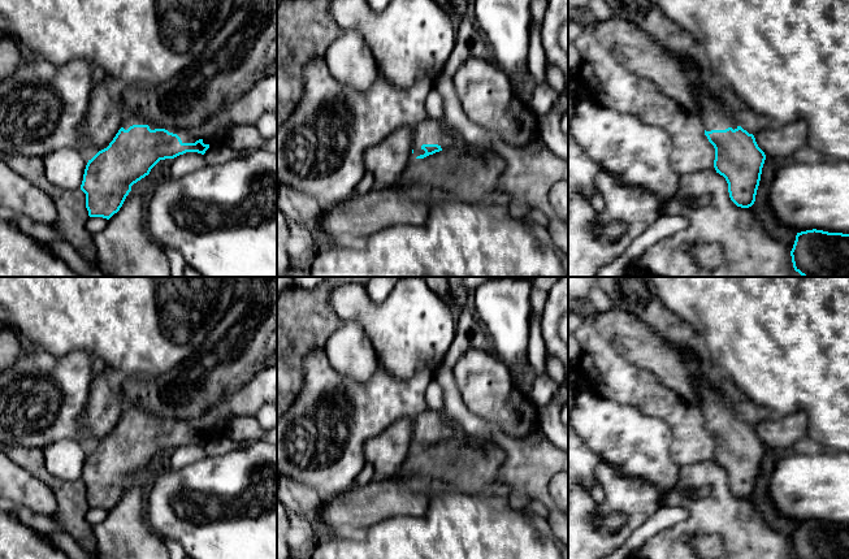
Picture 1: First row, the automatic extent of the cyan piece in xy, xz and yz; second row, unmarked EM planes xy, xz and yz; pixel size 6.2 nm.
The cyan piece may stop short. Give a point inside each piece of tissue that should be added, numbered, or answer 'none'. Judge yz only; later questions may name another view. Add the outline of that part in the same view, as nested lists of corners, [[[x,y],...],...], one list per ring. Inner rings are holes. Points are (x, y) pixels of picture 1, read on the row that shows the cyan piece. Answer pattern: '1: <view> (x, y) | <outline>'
1: yz (713, 113) | [[[702,99],[701,110],[697,116],[702,120],[706,131],[725,130],[728,127],[735,130],[738,126],[723,103],[716,99]]]

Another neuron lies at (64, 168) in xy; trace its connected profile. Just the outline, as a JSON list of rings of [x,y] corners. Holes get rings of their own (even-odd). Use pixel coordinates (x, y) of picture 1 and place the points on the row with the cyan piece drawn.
[[[75,148],[53,151],[44,159],[44,174],[49,183],[64,190],[81,188],[87,157]]]

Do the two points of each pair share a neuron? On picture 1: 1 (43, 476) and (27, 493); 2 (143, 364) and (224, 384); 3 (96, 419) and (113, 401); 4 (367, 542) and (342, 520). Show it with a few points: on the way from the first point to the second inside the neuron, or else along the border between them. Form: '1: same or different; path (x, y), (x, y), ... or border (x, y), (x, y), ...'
1: different; border (13, 463), (40, 480), (50, 489), (57, 505)
2: different; border (194, 354), (156, 377), (138, 377)
3: same; path (100, 415), (109, 404)
4: different; border (384, 519), (356, 533)

